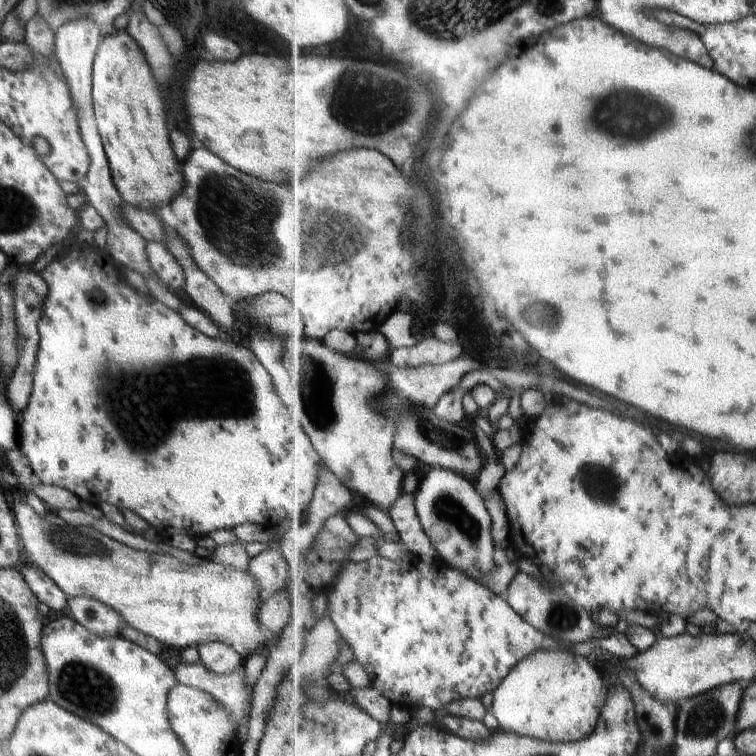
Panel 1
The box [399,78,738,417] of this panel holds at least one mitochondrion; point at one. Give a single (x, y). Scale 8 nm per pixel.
(622, 115)

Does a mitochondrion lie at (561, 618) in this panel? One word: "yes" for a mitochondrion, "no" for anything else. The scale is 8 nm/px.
yes

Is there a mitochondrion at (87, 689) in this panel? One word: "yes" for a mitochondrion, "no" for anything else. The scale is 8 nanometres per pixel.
yes

